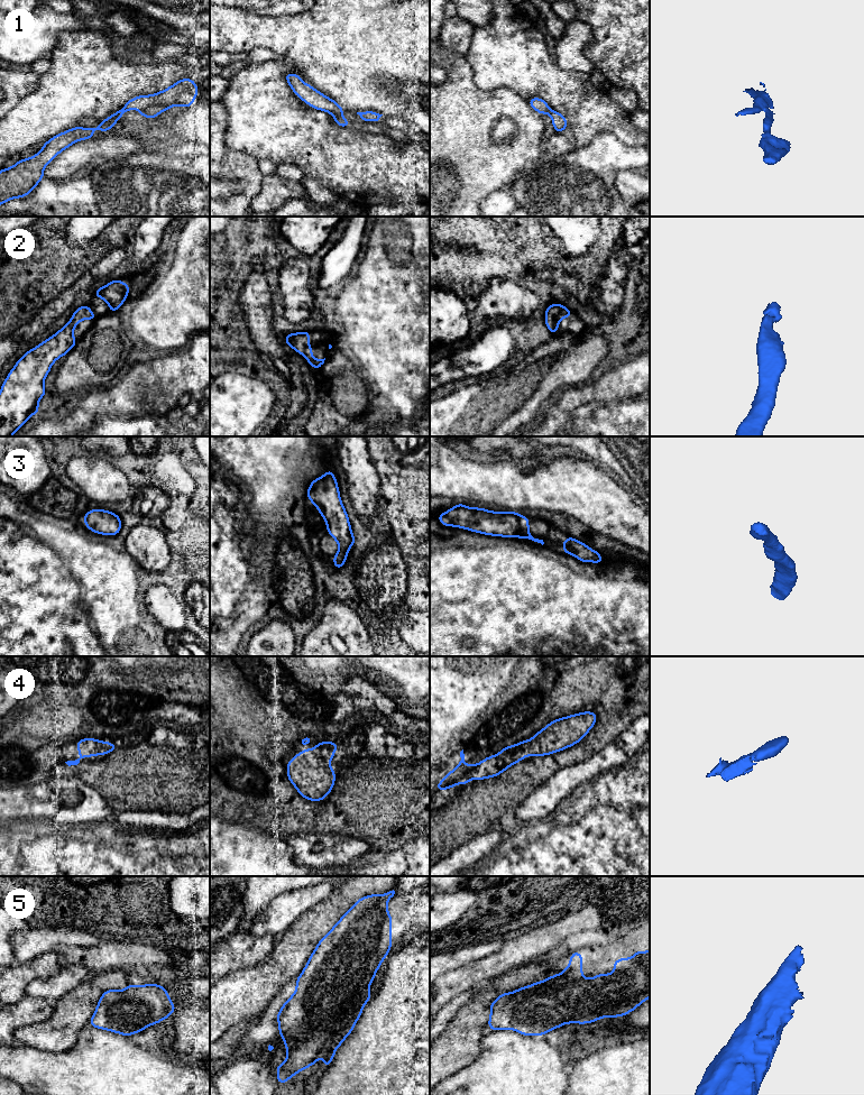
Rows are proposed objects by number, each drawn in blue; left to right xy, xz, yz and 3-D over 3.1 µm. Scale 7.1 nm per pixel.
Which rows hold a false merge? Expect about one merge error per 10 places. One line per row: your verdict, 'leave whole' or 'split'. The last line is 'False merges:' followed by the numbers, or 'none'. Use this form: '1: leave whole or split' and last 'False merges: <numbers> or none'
1: leave whole
2: leave whole
3: leave whole
4: leave whole
5: leave whole
False merges: none

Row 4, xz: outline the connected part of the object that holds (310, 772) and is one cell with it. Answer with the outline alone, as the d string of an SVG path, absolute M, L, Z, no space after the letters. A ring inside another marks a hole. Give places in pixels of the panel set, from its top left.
M318 743L314 749L297 753L286 765L287 777L297 792L310 801L322 801L334 785L336 773L329 762L338 743Z

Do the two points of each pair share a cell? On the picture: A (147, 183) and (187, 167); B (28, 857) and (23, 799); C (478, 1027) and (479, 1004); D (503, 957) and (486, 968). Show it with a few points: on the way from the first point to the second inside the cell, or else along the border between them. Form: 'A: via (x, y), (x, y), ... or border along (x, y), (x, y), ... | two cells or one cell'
A: via (157, 183), (172, 183), (177, 177) | one cell
B: border along (26, 817), (11, 819) | two cells
C: via (478, 1021), (478, 1010) | one cell
D: via (498, 962), (490, 967) | one cell

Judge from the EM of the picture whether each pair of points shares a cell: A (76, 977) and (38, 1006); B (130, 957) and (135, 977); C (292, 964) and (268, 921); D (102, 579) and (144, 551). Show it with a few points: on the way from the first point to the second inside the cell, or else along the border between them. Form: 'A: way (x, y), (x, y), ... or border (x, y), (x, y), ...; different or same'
A: border (26, 993), (33, 996), (40, 996), (52, 1004); different
B: border (158, 964), (135, 965), (122, 971); different
C: border (296, 919), (275, 939); different
D: border (132, 557), (137, 561); different

